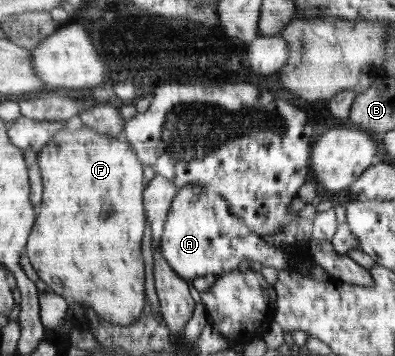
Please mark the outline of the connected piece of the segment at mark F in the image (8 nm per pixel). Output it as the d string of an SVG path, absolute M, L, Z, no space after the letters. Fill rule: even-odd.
M82 126L80 129L63 128L54 135L49 145L38 151L36 162L42 176L42 197L37 221L26 243L27 254L39 278L48 290L65 300L90 307L103 320L114 325L134 325L145 313L144 261L142 239L146 231L146 217L142 209L142 163L130 142Z

